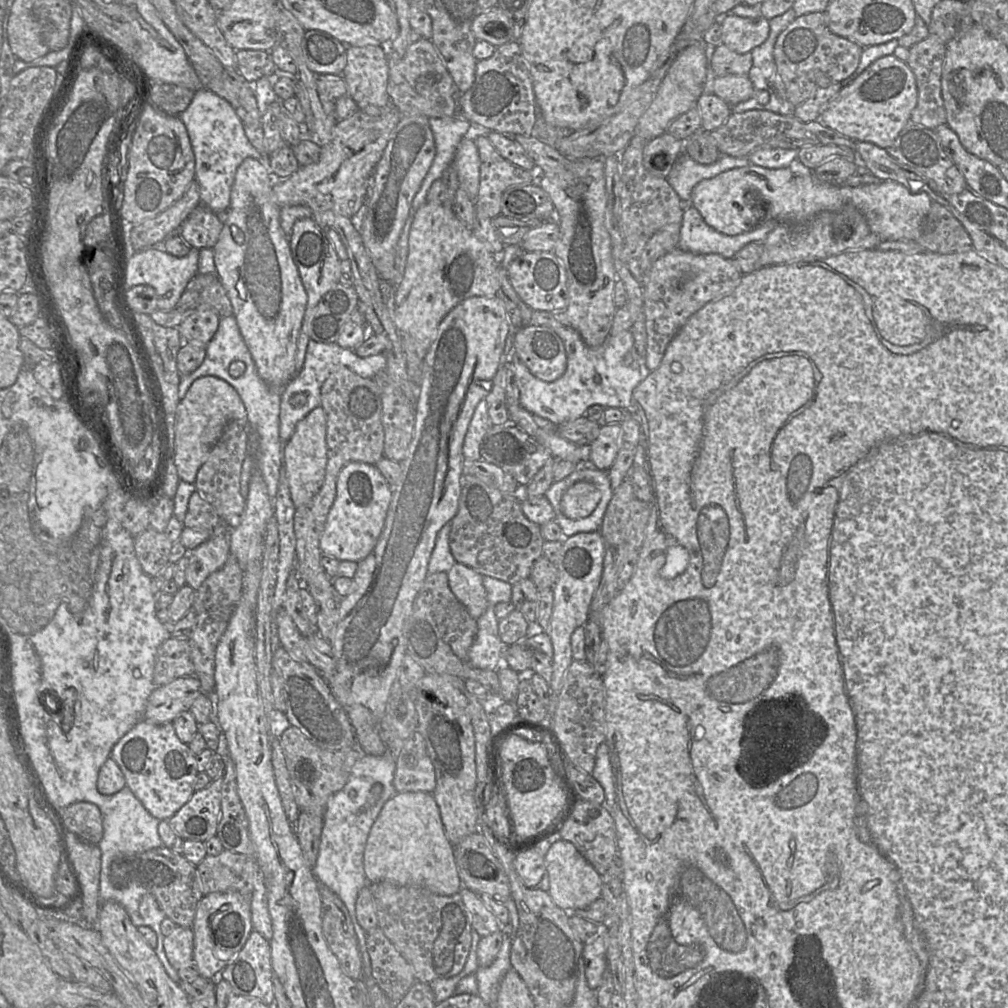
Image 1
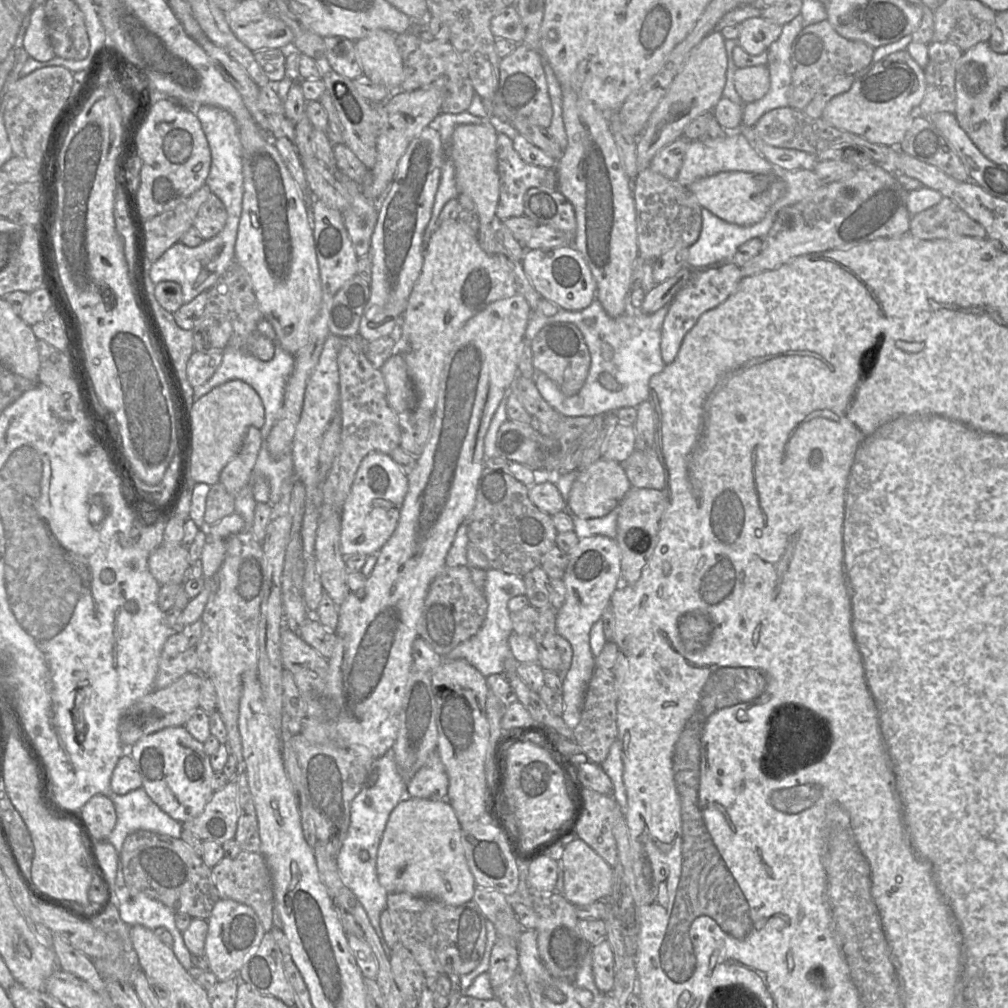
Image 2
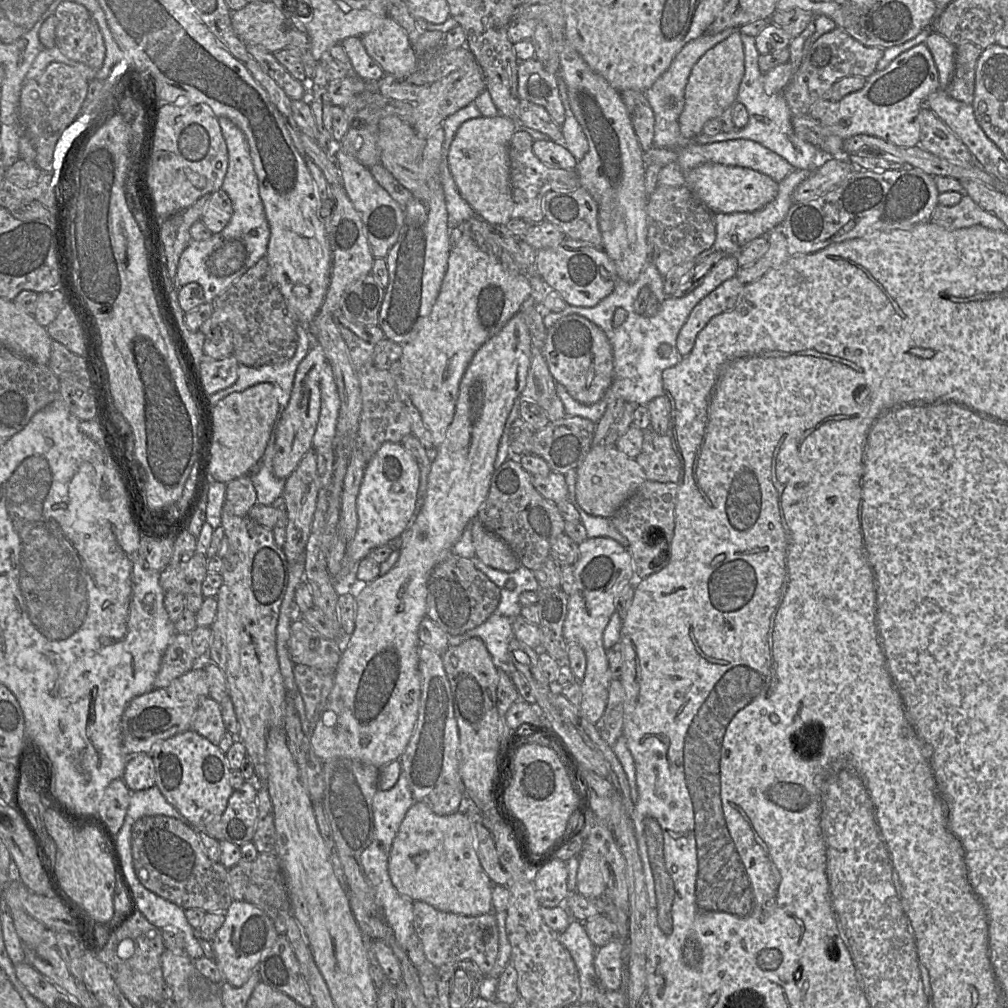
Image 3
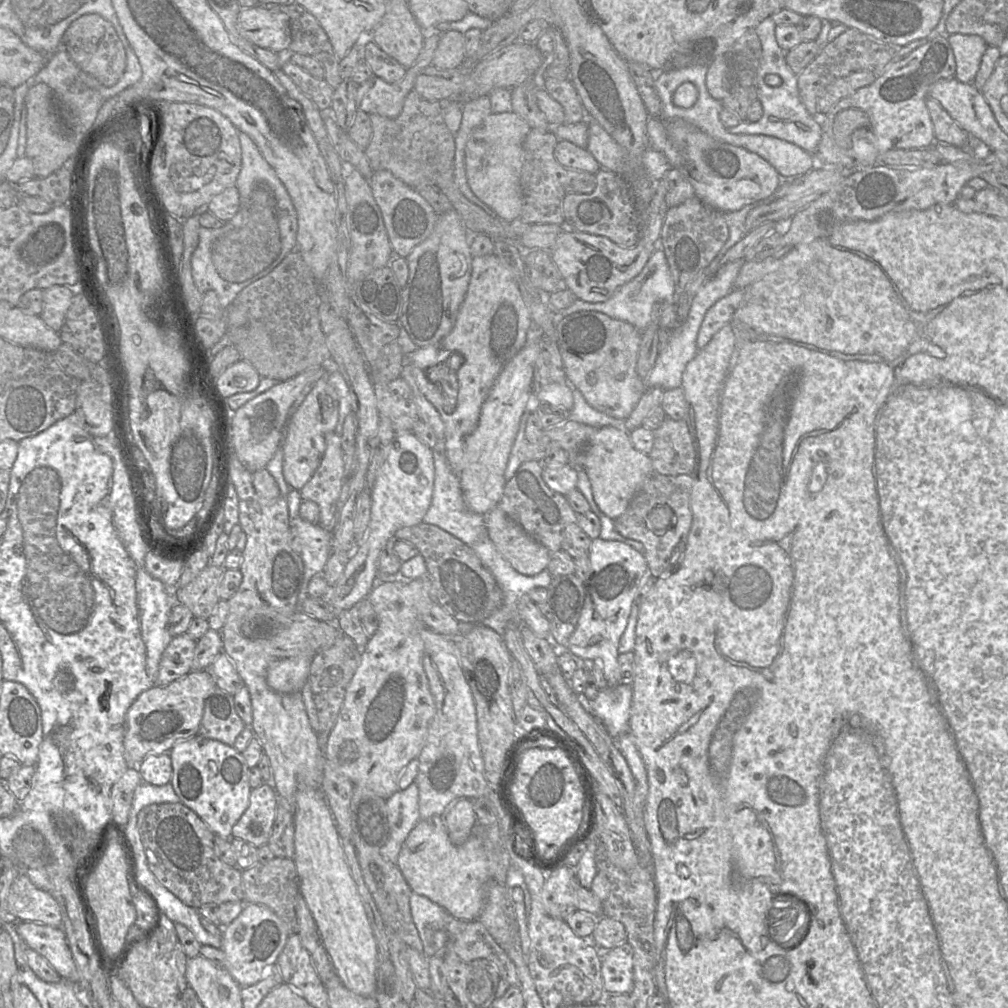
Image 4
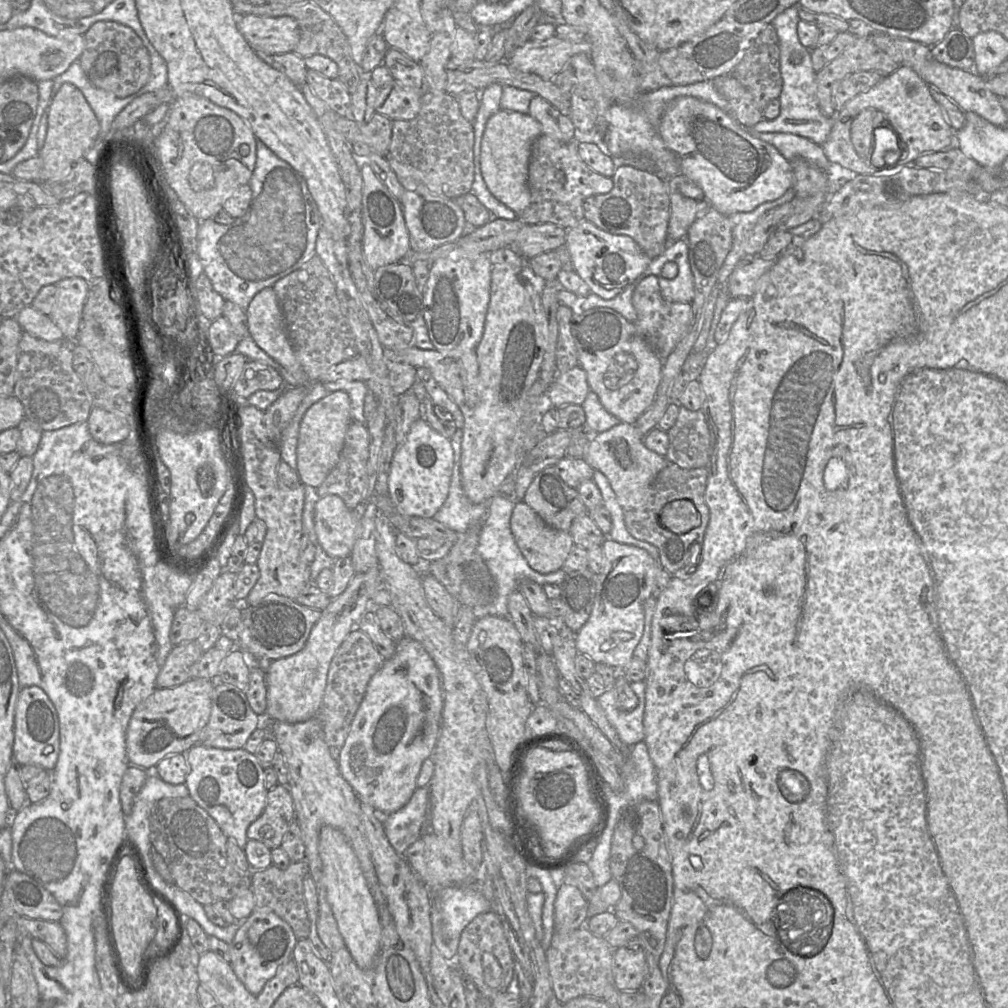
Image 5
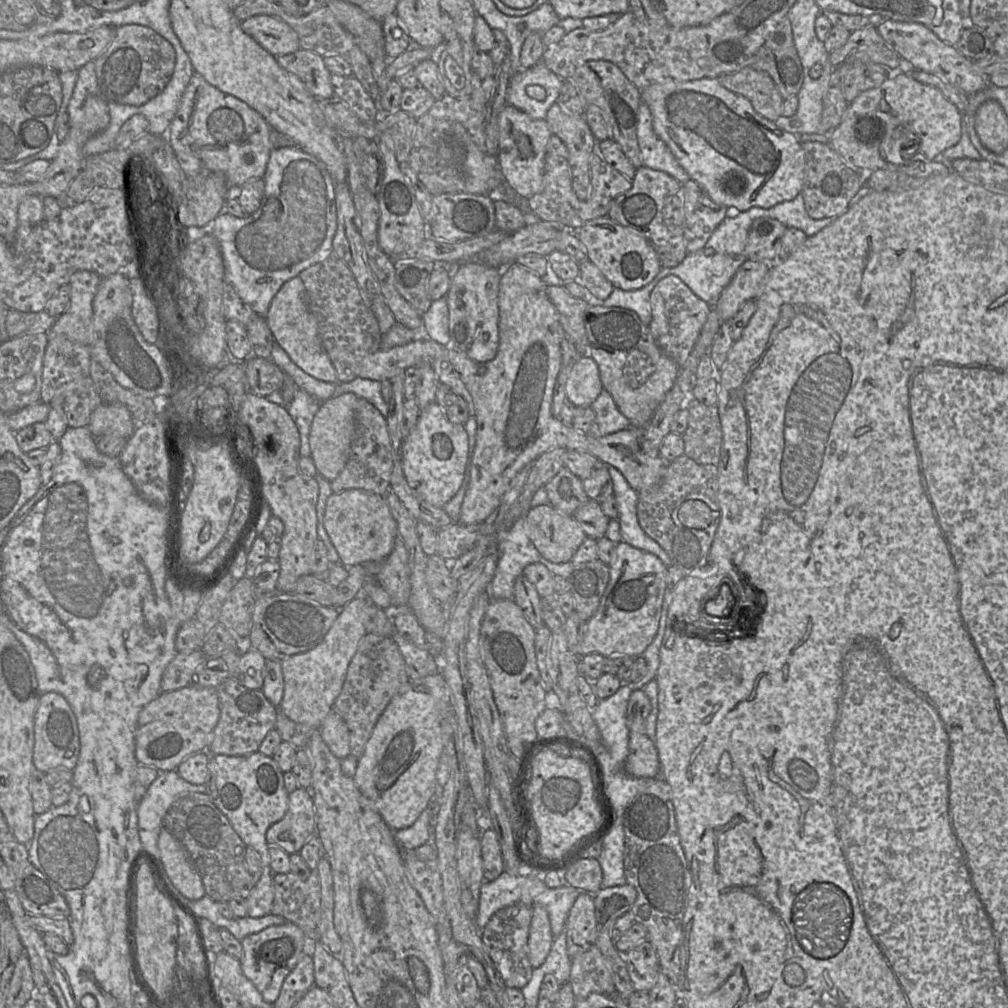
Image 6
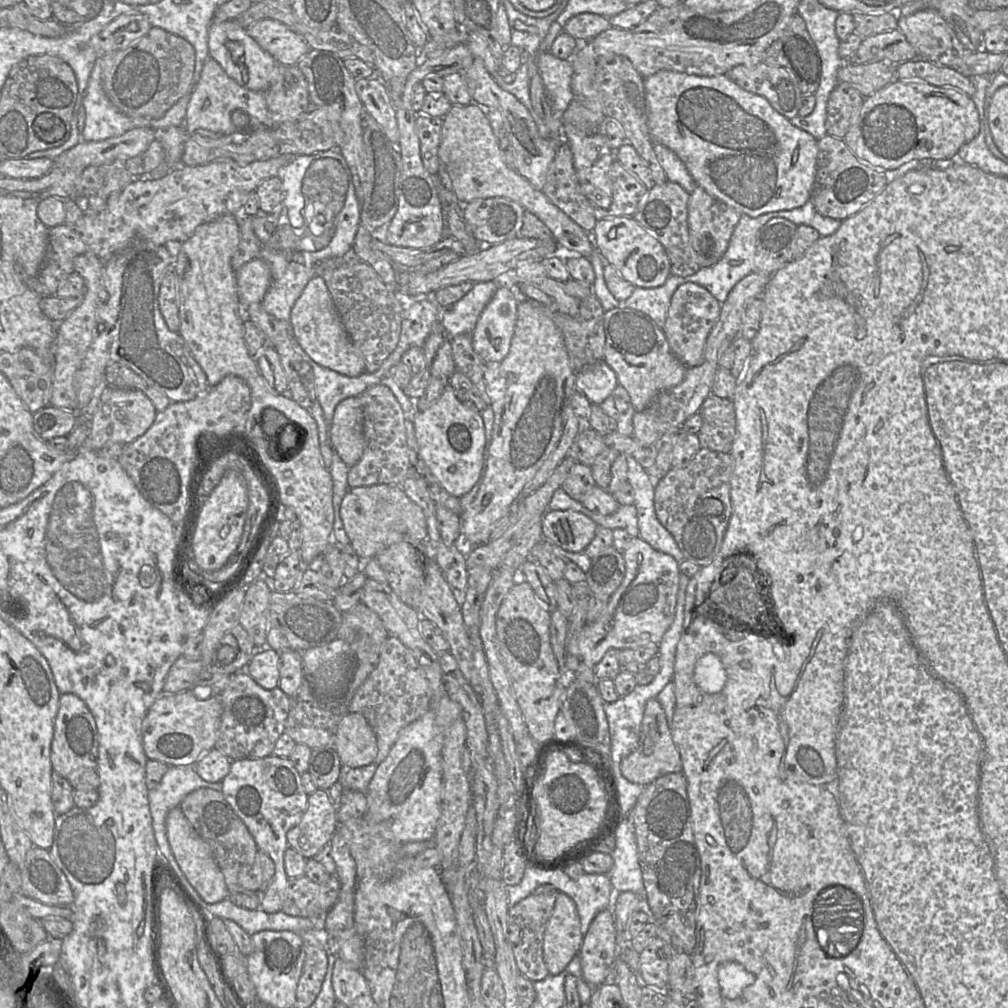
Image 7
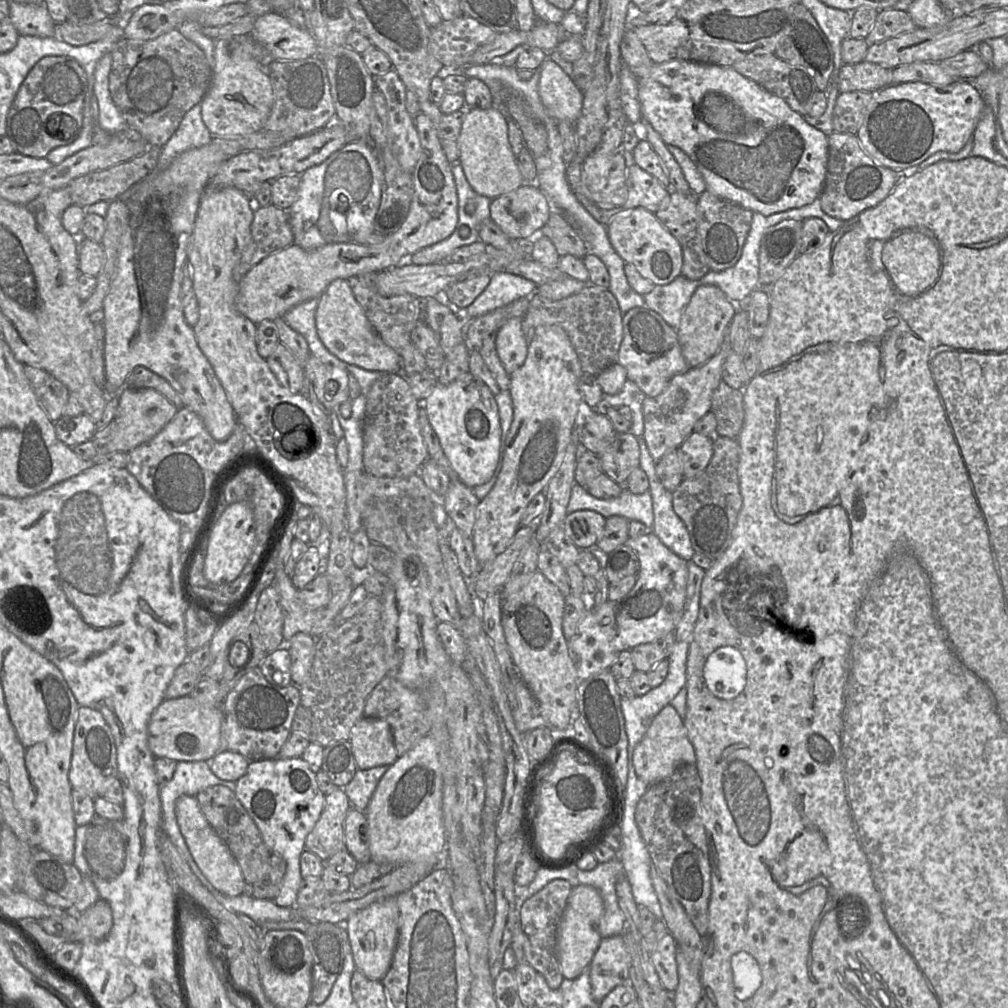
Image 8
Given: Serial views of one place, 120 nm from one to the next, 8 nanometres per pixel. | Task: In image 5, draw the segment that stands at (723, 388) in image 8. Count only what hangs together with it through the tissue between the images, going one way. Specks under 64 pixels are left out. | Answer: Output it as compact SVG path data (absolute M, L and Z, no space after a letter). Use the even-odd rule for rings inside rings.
M681 407L676 423L667 434L669 447L664 456L667 462L683 469L707 466L710 432L701 410L691 411Z

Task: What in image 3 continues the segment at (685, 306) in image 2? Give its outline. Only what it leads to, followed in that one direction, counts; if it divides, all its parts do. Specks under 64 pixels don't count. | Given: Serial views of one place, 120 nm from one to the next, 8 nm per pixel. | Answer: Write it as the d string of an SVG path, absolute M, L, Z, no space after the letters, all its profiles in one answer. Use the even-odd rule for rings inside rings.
M734 276L704 297L690 312L677 337L677 349L687 356L695 344L699 332L714 316L735 307L744 285Z

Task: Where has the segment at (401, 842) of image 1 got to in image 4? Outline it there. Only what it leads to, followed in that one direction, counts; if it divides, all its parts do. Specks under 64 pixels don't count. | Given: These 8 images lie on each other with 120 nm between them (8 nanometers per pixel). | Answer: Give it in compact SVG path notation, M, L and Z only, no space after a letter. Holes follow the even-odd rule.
M439 816L418 821L403 843L396 864L414 894L427 897L460 920L474 920L479 916L485 901L485 887L493 880L490 862L477 836L471 834L463 844L454 844Z

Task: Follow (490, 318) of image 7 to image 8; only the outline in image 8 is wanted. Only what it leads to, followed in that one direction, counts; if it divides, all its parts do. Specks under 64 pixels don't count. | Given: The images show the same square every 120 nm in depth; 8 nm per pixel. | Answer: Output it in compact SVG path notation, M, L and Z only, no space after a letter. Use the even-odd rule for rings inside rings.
M519 318L508 320L497 332L495 345L498 357L508 374L512 374L525 361L529 341Z

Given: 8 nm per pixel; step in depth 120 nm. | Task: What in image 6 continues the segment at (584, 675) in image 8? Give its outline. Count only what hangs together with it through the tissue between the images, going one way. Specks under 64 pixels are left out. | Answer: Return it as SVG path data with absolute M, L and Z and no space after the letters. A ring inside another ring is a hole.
M619 542L616 558L610 565L610 579L599 607L589 619L577 655L597 653L641 656L654 640L662 613L668 567L654 554Z

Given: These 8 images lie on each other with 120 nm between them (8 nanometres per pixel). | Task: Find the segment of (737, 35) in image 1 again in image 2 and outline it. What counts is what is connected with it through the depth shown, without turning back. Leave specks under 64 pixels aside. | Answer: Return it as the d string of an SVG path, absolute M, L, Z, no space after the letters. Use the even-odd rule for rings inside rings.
M760 17L750 18L739 25L738 45L751 55L762 54L779 38L782 26Z

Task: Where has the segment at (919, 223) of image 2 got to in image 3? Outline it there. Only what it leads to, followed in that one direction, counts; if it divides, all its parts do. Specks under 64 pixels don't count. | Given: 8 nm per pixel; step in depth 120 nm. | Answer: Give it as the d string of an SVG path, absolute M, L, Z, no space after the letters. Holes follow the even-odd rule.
M963 195L959 203L952 206L938 204L934 209L930 222L947 230L968 228L975 225L1006 231L1005 224L994 214L984 210L968 195Z

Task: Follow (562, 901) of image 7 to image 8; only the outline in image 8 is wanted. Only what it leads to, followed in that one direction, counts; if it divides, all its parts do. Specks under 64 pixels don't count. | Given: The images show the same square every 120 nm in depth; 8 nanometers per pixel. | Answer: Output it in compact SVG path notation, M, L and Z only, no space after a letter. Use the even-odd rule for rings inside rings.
M579 885L571 889L556 932L556 953L565 979L575 979L588 969L602 940L598 923L603 912L603 899L595 887Z

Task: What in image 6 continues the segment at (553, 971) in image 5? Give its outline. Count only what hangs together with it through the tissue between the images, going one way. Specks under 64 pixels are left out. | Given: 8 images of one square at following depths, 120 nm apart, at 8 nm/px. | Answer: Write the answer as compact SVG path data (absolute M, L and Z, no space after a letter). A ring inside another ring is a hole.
M596 944L571 957L569 984L577 1000L591 993L615 996L609 964Z

